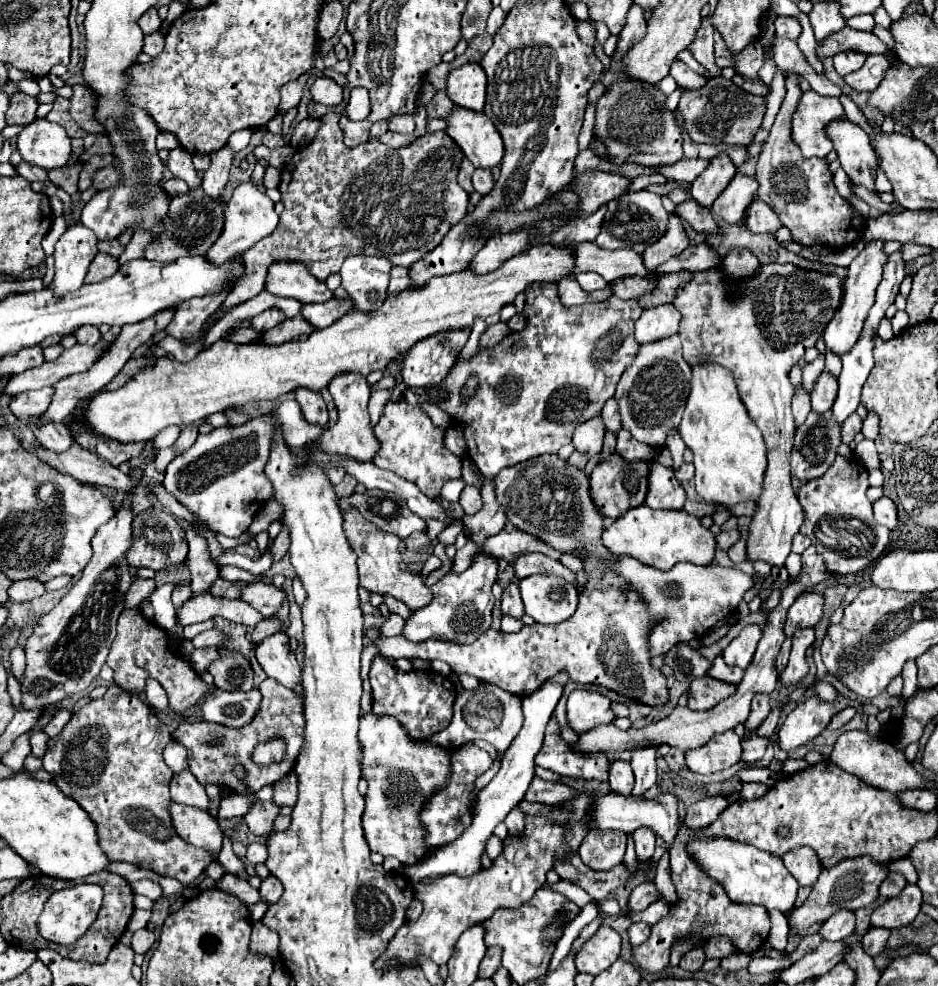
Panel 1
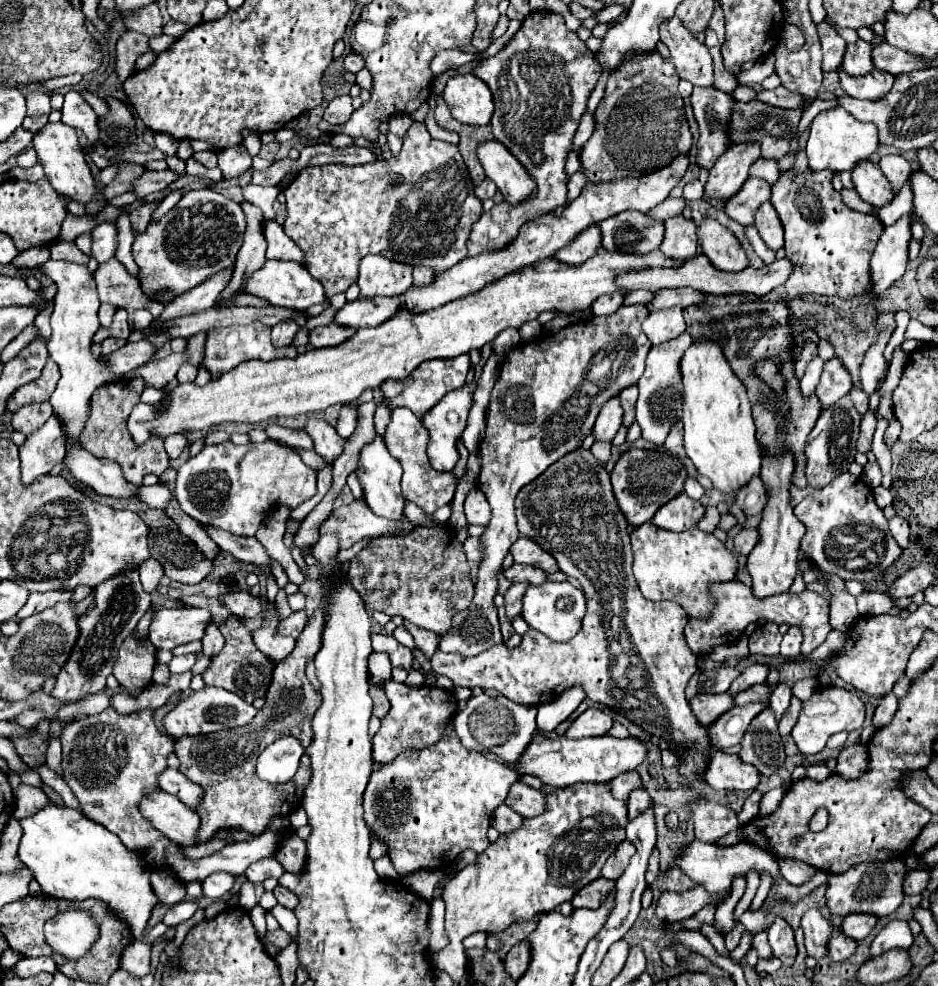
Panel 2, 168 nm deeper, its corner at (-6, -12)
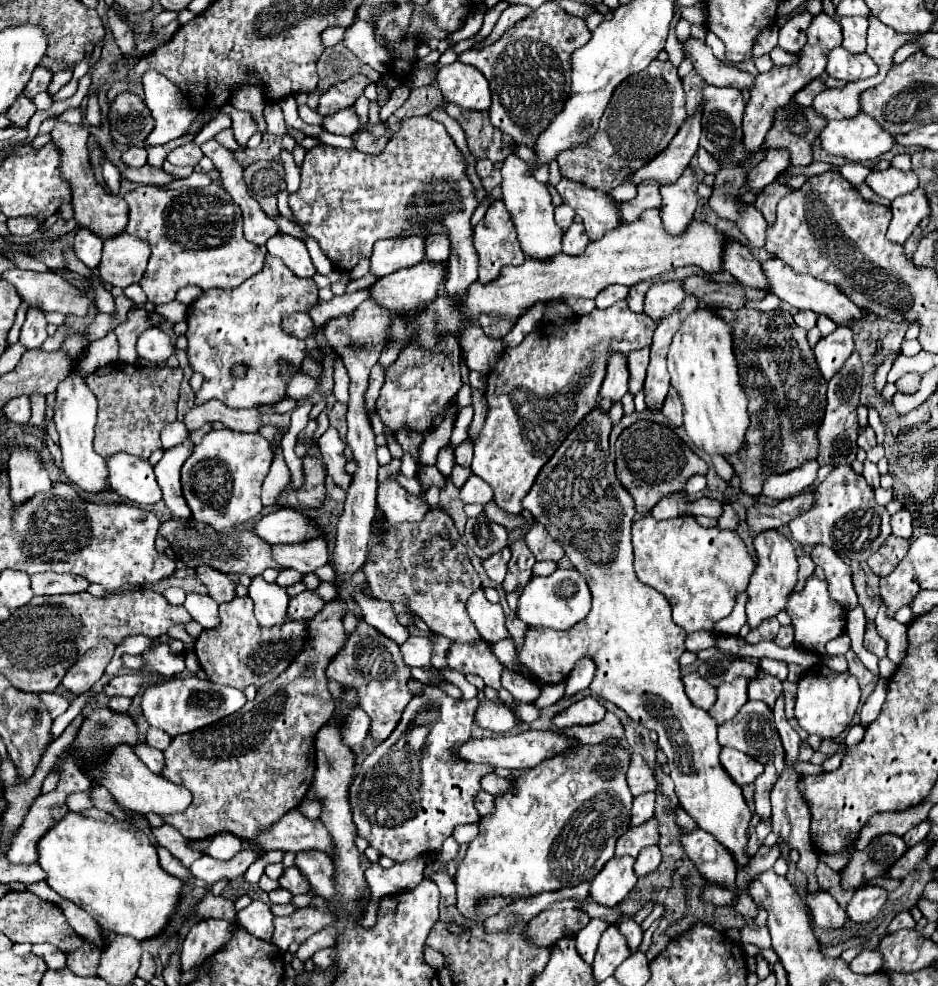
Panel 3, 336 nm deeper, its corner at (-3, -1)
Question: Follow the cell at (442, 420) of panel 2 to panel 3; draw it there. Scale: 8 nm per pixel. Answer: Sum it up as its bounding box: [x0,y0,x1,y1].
[436,446,454,476]

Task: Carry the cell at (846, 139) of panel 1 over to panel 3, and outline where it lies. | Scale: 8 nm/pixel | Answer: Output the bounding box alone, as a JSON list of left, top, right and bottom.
[866,168,918,200]

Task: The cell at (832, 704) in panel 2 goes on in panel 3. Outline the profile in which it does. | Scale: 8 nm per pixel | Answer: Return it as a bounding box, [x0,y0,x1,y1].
[796,666,860,738]

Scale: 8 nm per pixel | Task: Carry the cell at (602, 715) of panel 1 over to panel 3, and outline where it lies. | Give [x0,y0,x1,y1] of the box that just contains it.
[552,696,606,730]

